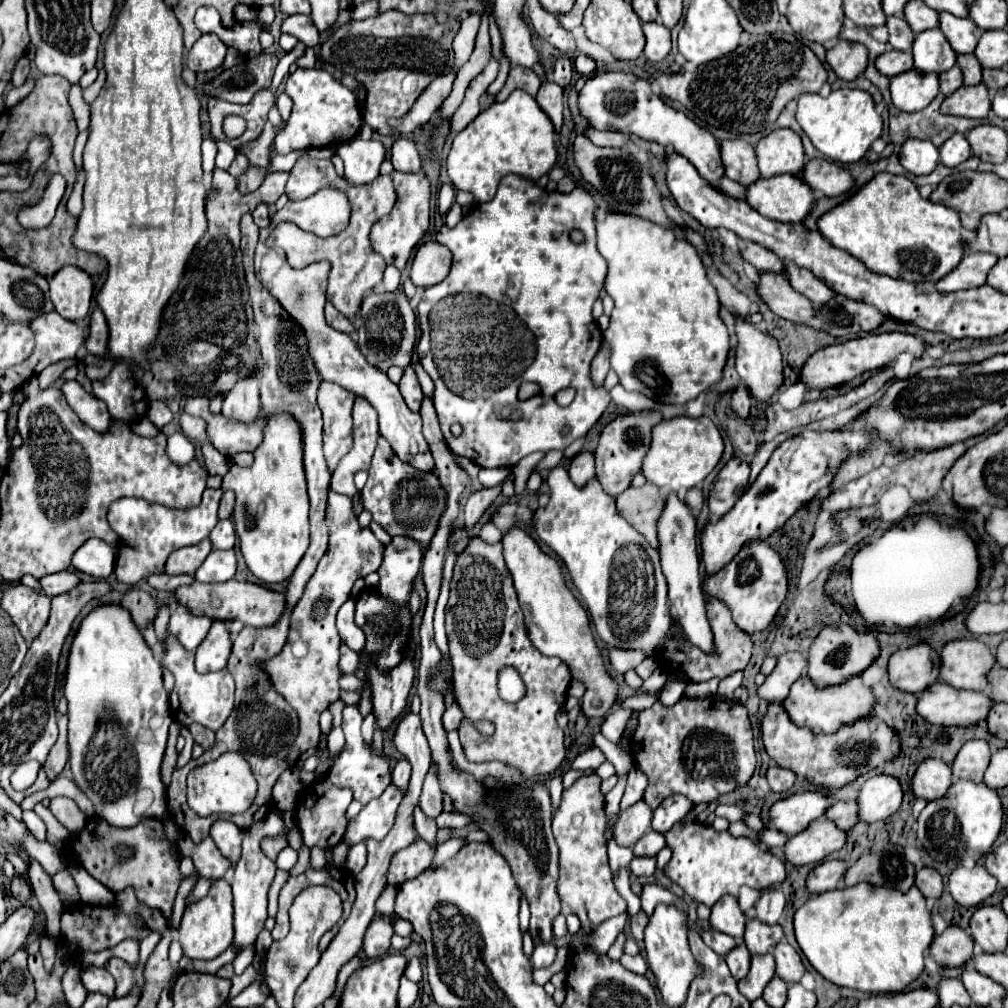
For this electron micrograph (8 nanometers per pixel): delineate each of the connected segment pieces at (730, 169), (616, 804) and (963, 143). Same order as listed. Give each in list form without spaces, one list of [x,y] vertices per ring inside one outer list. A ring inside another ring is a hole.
[[[734,139],[734,141],[720,141],[720,147],[722,147],[722,161],[728,179],[744,187],[760,179],[756,151],[750,143],[742,139]]]
[[[622,775],[616,783],[616,787],[606,795],[606,819],[610,821],[612,817],[616,817],[620,813],[620,799],[626,787],[626,775]]]
[[[954,133],[954,135],[940,147],[940,161],[942,161],[946,167],[956,167],[956,165],[964,163],[970,155],[972,155],[970,143],[968,143],[966,135],[962,135],[962,133]]]

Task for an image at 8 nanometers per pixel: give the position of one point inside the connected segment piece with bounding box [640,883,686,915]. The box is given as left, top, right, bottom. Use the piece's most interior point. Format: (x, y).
(651, 894)

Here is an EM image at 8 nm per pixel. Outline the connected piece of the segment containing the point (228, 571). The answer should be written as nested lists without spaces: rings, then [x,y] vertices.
[[[212,551],[204,561],[204,567],[196,571],[194,579],[204,583],[222,583],[232,579],[236,573],[236,555],[234,551]]]

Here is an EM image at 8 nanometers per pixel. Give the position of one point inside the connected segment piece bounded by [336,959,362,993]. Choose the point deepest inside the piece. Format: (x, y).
(345, 972)

